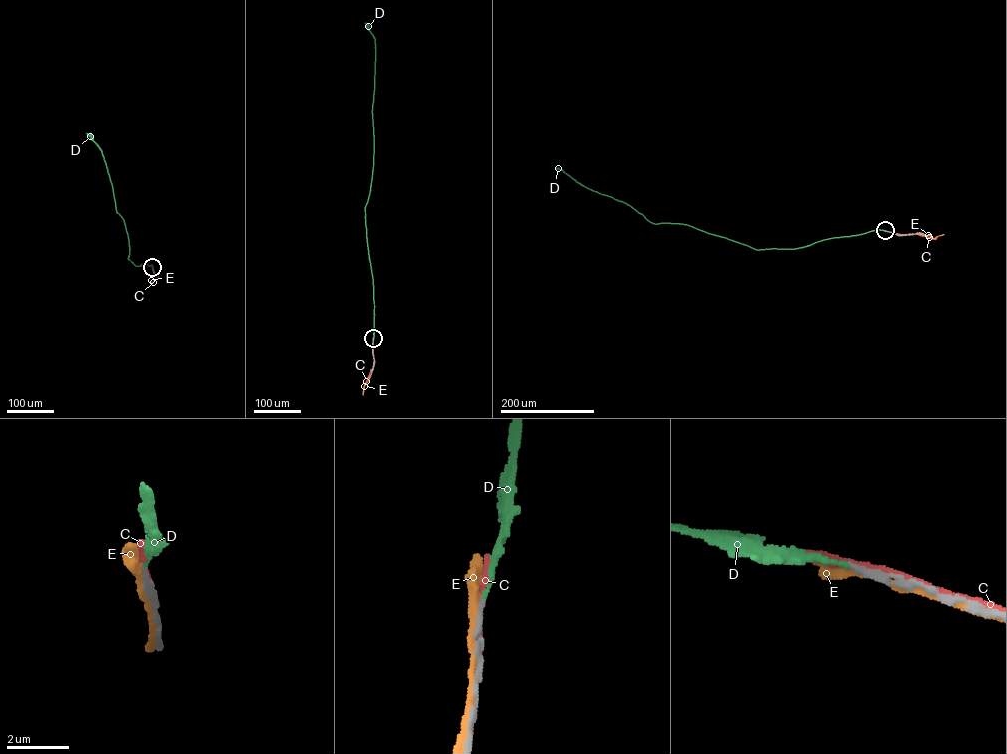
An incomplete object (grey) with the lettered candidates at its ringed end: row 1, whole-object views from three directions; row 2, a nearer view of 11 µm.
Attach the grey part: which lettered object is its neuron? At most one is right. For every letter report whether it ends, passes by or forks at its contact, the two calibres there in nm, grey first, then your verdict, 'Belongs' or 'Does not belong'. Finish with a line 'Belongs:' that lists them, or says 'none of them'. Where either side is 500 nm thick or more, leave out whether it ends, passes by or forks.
C: It passes by. Thickness 160 nm (grey) against 160 nm. Does not belong
D: It ends there. Thickness 180 nm (grey) against 130 nm. Belongs
E: It passes by. Thickness 170 nm (grey) against 170 nm. Does not belong
Belongs: D

